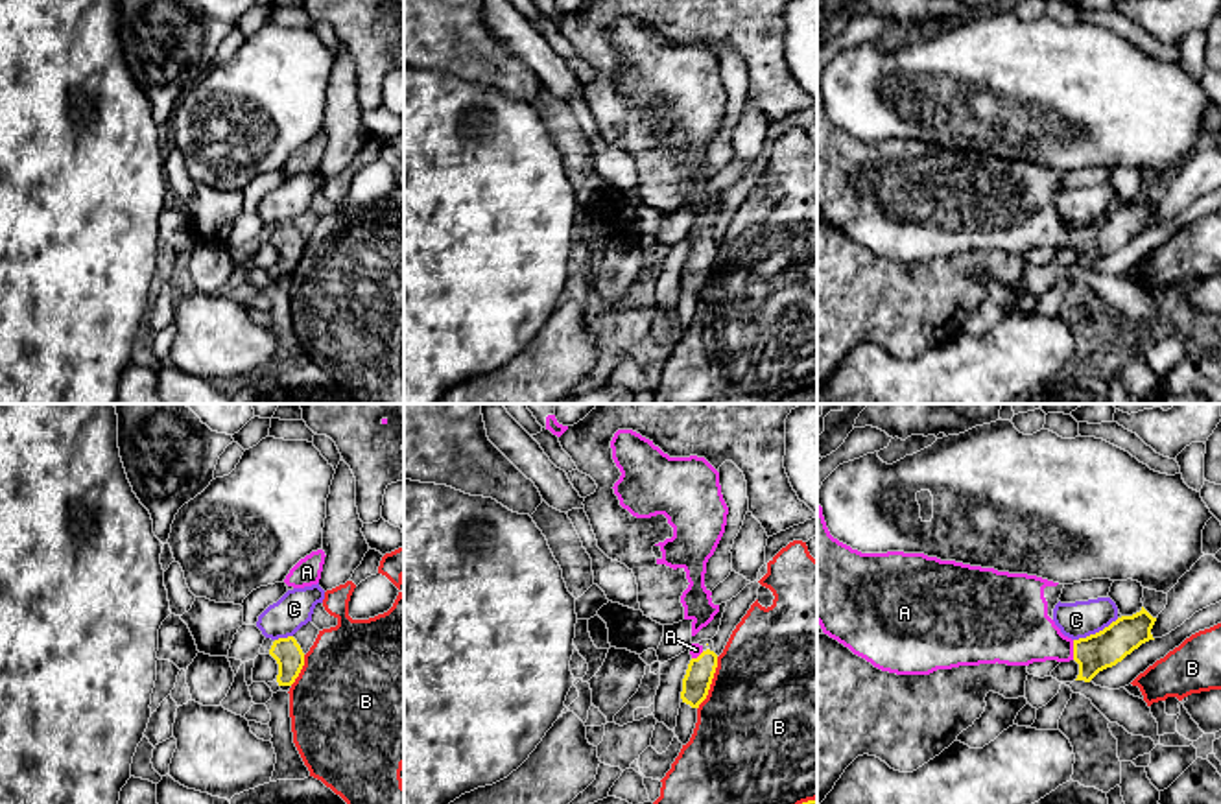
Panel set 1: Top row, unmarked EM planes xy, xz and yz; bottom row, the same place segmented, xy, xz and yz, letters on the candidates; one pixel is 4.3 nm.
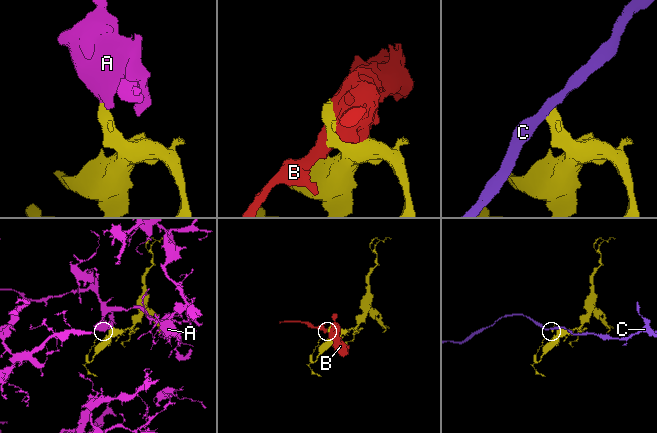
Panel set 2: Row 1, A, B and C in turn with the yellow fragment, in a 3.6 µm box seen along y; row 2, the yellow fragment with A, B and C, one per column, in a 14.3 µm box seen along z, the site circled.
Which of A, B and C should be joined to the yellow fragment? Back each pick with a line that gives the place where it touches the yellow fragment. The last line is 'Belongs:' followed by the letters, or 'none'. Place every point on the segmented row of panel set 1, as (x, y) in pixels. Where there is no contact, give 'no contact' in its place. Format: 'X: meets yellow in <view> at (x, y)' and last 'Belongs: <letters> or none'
A: meets yellow in yz at (1074, 650)
Belongs: A

